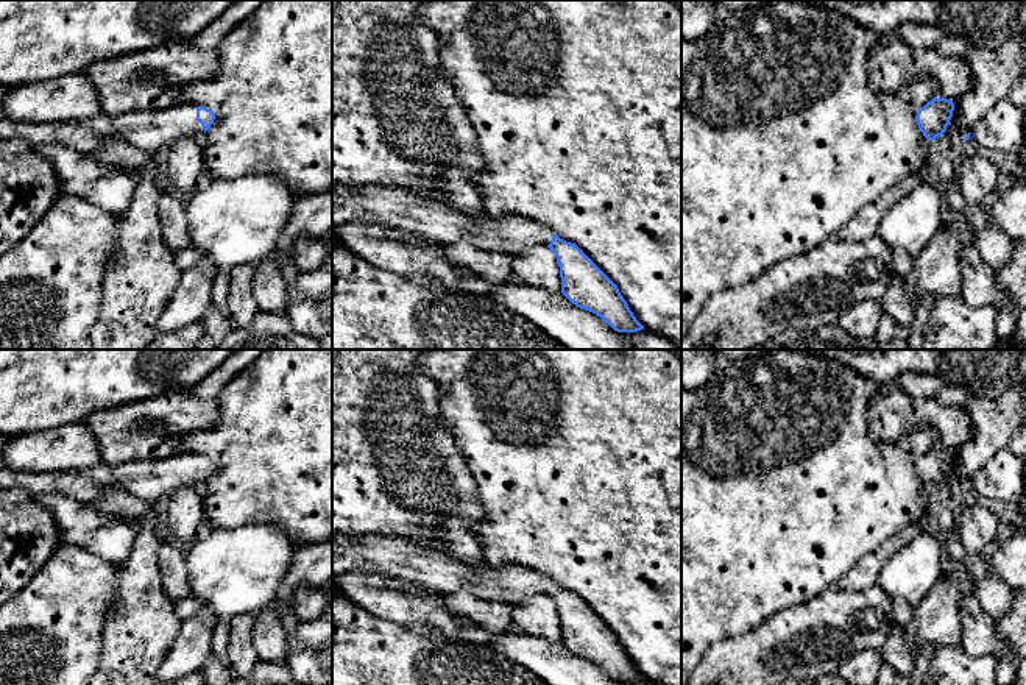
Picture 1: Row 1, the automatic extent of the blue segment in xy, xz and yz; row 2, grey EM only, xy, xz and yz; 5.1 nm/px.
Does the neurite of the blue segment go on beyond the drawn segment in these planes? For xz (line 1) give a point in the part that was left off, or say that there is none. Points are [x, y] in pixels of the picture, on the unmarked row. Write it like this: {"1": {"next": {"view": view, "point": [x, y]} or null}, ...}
{"1": {"next": {"view": "xz", "point": [390, 556]}}}

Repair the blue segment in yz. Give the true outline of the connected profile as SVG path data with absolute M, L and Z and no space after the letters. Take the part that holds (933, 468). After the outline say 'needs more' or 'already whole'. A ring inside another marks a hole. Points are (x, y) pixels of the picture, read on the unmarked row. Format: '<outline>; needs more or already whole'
M932 448L923 457L918 459L915 470L923 482L923 485L929 490L942 485L950 474L953 467L954 453L946 448Z; already whole

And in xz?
M332 534L332 574L348 571L384 573L444 591L466 590L488 601L522 602L532 596L549 596L557 607L561 643L577 657L600 666L617 682L636 682L644 676L636 669L617 635L574 593L555 585L547 576L524 570L511 562L502 568L468 566L443 552L391 537L349 537Z; needs more

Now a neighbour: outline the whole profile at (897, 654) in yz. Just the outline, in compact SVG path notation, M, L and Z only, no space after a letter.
M892 623L890 634L883 646L884 663L887 663L895 674L912 676L914 673L914 657L911 648L906 643L904 627Z

